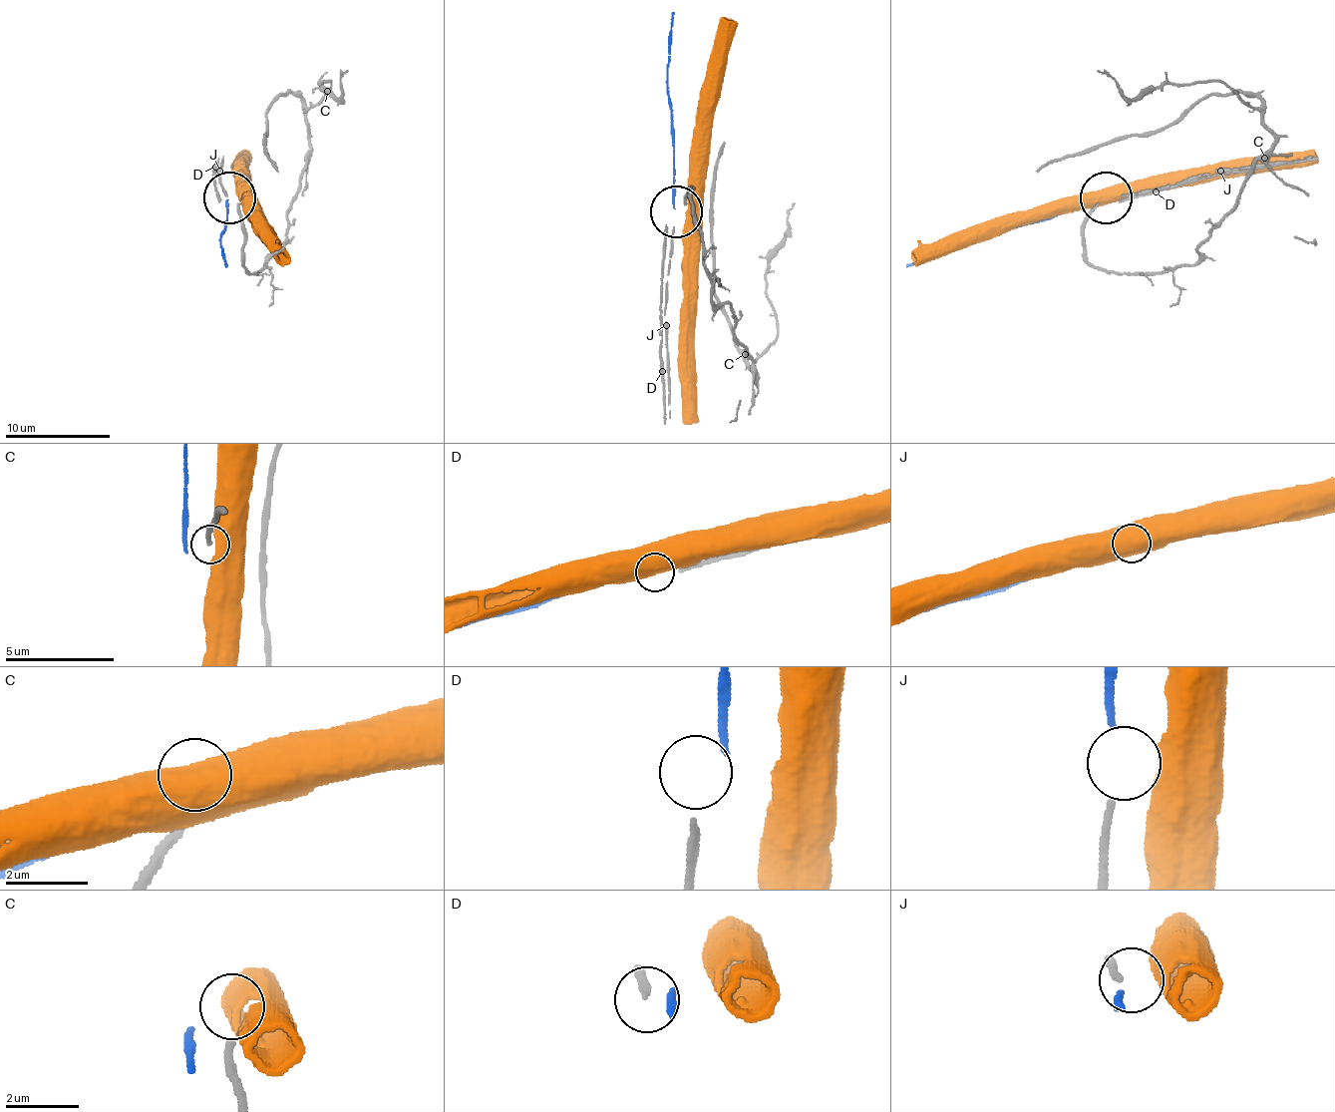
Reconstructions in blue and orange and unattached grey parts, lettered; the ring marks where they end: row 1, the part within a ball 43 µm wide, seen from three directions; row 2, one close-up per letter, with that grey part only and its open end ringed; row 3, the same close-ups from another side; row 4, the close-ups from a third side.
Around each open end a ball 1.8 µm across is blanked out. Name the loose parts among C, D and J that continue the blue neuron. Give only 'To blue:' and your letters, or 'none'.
To blue: J

